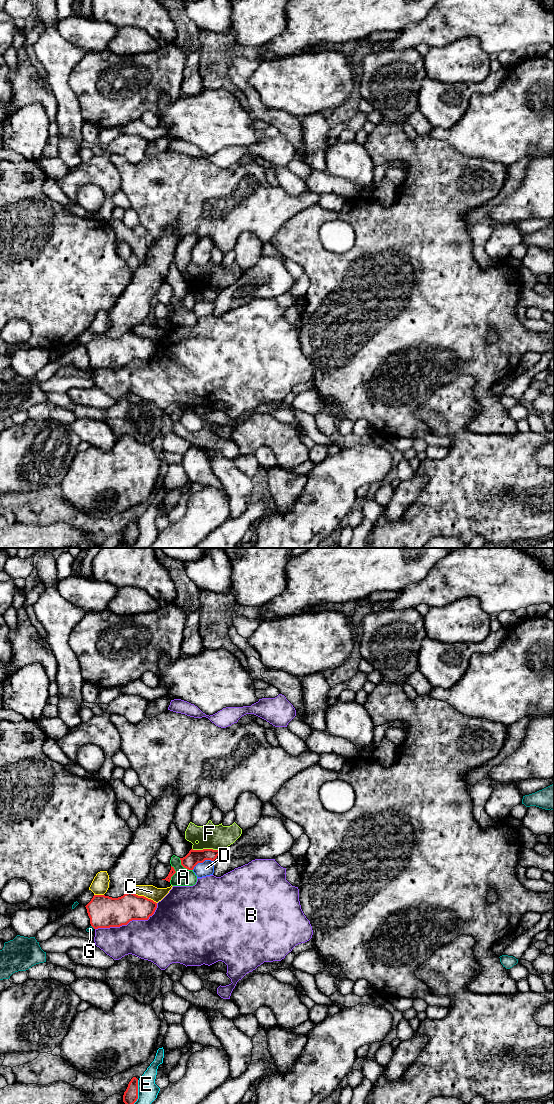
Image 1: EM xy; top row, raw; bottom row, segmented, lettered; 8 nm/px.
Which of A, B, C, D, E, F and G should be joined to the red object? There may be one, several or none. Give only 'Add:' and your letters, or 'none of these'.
Add: none of these

